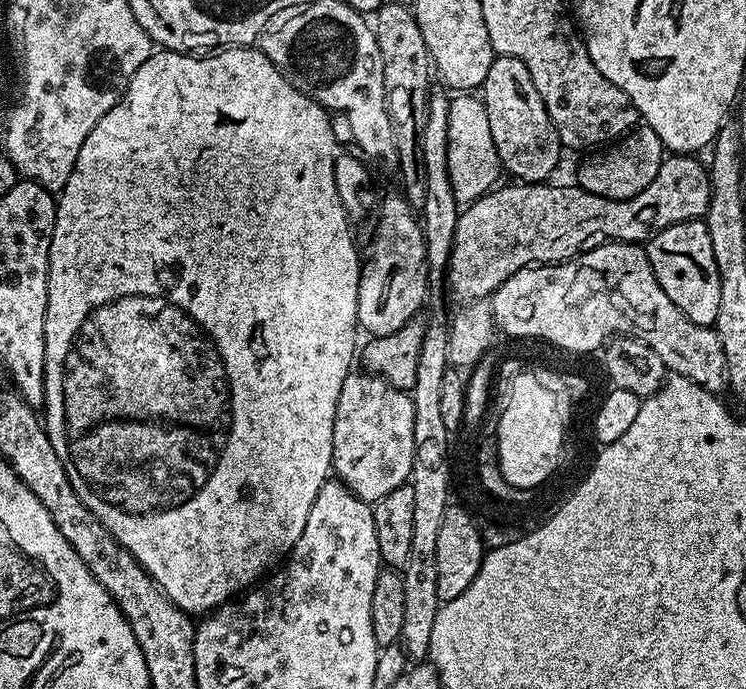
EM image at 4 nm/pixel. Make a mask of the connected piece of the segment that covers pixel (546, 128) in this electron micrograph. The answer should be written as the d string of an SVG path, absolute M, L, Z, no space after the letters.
M496 56L482 85L482 101L490 122L490 133L503 171L525 184L539 184L560 164L562 145L556 123L542 102L542 94L526 70L526 62L509 56Z

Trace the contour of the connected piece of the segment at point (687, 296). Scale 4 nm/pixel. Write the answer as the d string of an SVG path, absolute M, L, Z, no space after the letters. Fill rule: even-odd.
M703 219L687 220L678 222L674 226L666 226L666 230L662 230L657 236L647 241L646 251L654 274L662 290L666 290L670 302L674 302L674 306L678 306L678 310L682 310L682 314L686 314L690 322L715 325L718 318L718 262L714 262L714 246L710 246L710 230Z

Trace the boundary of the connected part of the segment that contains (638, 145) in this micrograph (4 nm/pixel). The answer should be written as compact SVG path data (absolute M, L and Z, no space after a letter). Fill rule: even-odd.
M637 126L627 136L621 136L611 146L585 156L588 157L581 162L580 169L576 172L577 178L580 179L577 180L579 187L585 188L590 194L625 200L646 190L646 186L654 182L654 174L658 174L666 158L666 149L662 138L658 138L654 130L646 126Z

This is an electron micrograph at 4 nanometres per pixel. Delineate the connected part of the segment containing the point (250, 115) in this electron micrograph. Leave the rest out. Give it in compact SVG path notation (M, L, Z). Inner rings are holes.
M233 46L213 51L211 54L189 54L171 50L156 50L153 51L150 58L146 58L146 62L142 62L142 66L138 66L138 70L130 78L128 88L124 92L122 99L102 117L98 122L98 126L94 126L94 130L90 130L90 134L86 134L86 142L82 142L82 150L78 150L78 162L74 162L74 170L70 174L66 186L61 188L58 193L56 221L54 222L54 234L50 242L50 262L48 263L48 301L46 302L46 326L44 327L46 358L44 359L42 423L48 433L50 442L54 446L54 454L58 454L58 462L62 462L62 466L66 470L66 478L70 478L70 486L74 486L74 494L78 494L78 498L84 503L86 510L90 510L90 514L94 514L94 518L98 518L98 522L102 522L102 526L106 526L106 530L110 530L113 538L144 567L146 574L150 574L153 582L183 612L189 614L197 614L196 612L207 614L213 608L219 608L221 604L227 604L229 600L239 597L245 590L253 587L269 569L279 565L296 545L298 538L302 538L302 530L306 530L306 518L310 518L310 506L314 506L314 498L318 498L318 490L322 490L325 480L329 479L330 473L333 471L333 418L337 412L338 395L341 393L342 383L345 382L345 378L351 373L352 360L354 358L355 361L358 350L358 343L356 344L354 336L356 332L358 333L357 296L362 260L361 257L358 258L356 246L352 242L348 224L350 222L349 217L346 215L343 204L337 196L334 158L338 152L338 147L336 147L336 136L332 133L331 119L333 120L333 117L329 115L324 107L318 102L314 102L306 94L299 92L276 69L274 62L270 62L270 58L266 58L266 54L261 52L259 47ZM145 292L149 294L166 292L166 298L172 304L178 302L184 308L188 308L194 314L194 324L190 324L192 330L186 330L186 320L178 318L178 322L184 324L184 330L178 330L178 332L182 332L182 334L190 332L192 336L190 338L174 338L172 340L166 334L164 342L154 342L154 344L152 344L152 340L148 340L150 350L158 350L158 352L154 352L154 354L152 352L138 354L142 364L146 366L146 376L148 376L148 382L144 386L138 386L138 396L100 396L100 372L104 372L104 364L112 364L112 368L120 368L120 364L124 364L124 360L120 360L120 356L116 356L116 352L108 352L108 356L104 356L104 352L100 352L100 336L83 336L81 333L83 330L82 322L92 311L98 310L103 304L112 303L124 295L145 294ZM200 326L202 326L202 338L208 338L208 342L214 348L214 352L216 352L216 342L218 342L218 350L220 350L220 354L224 356L226 362L200 360L200 336L196 334L196 330L200 330ZM158 390L168 390L168 392L172 392L172 396L168 396L168 400L164 400L164 396L158 396ZM164 404L168 404L168 416L160 416L160 408L164 408ZM144 416L160 416L160 420L176 420L176 424L172 424L172 428L150 428L150 426L132 424L132 420L144 420Z

